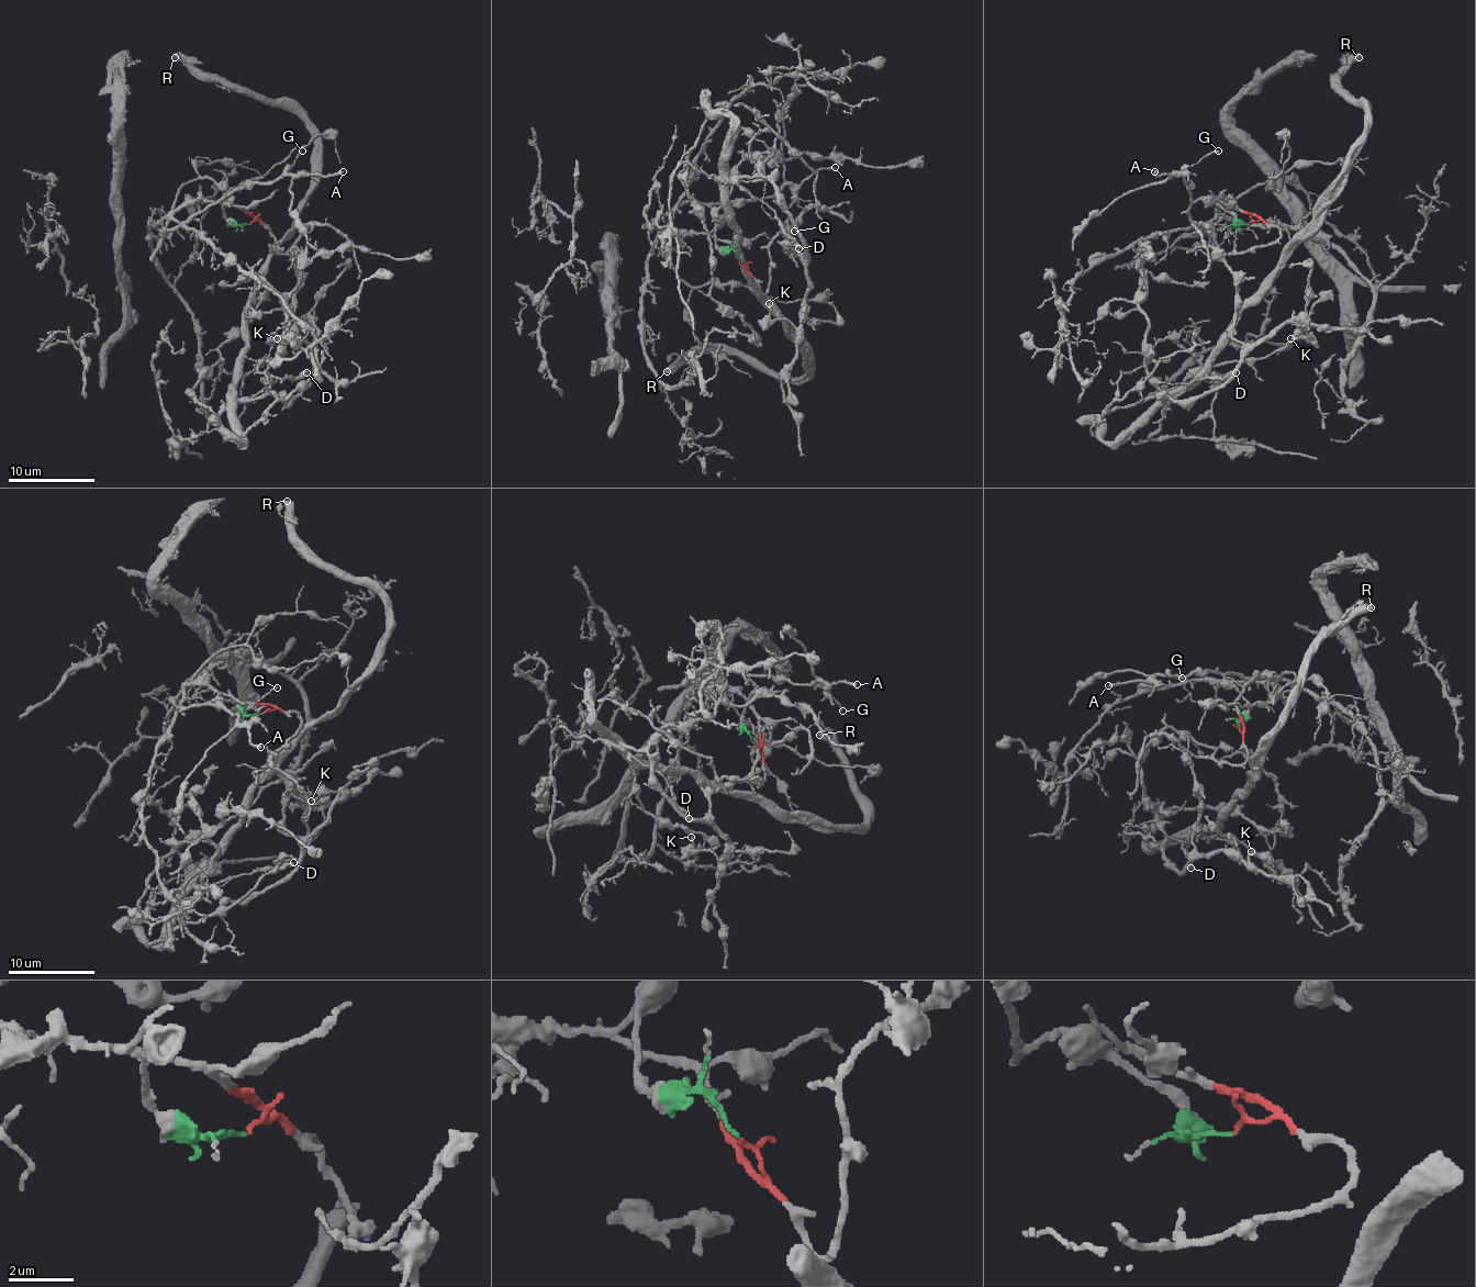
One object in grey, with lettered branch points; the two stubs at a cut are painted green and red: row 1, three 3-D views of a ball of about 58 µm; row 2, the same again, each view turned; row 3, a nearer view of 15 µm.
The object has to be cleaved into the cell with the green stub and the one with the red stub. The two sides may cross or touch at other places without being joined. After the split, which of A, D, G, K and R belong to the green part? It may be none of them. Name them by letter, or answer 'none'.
A, G

